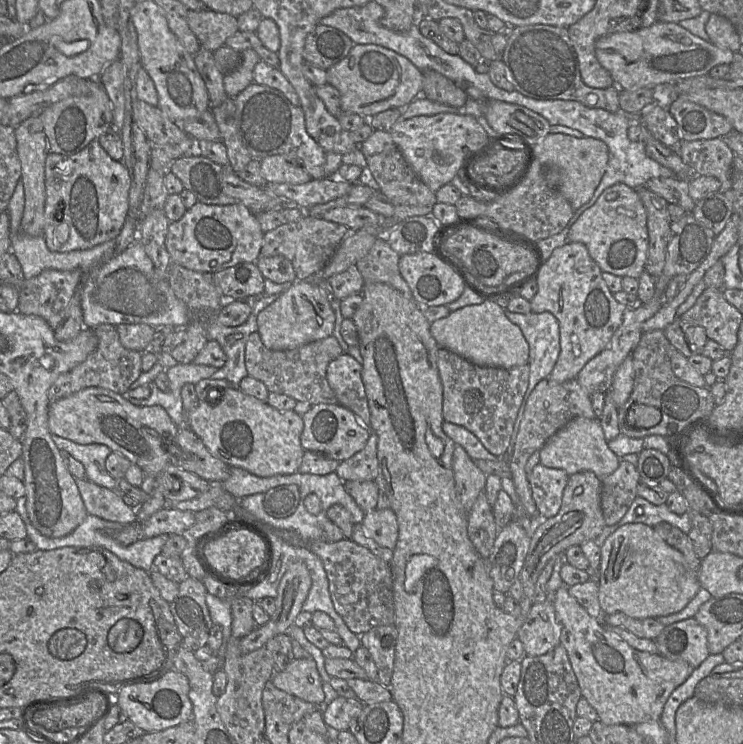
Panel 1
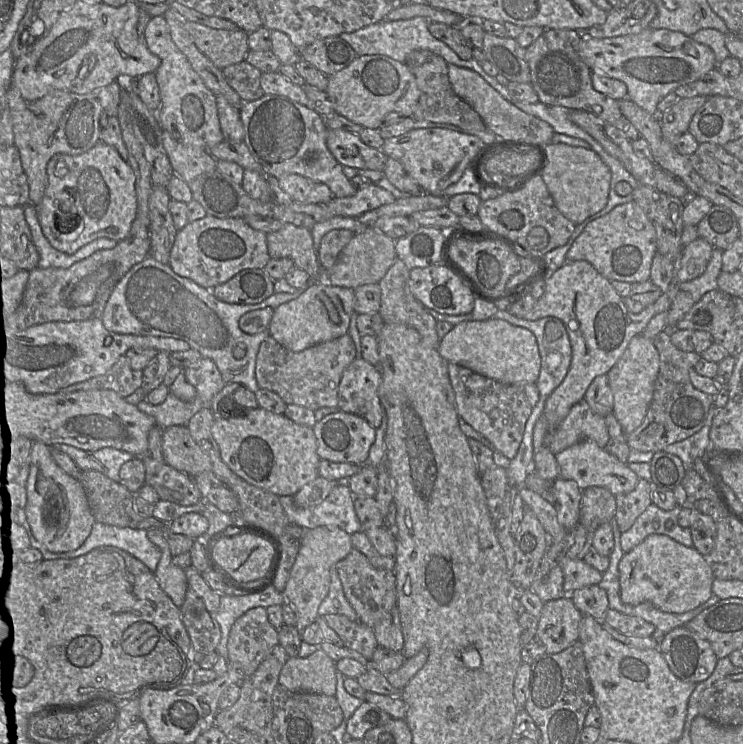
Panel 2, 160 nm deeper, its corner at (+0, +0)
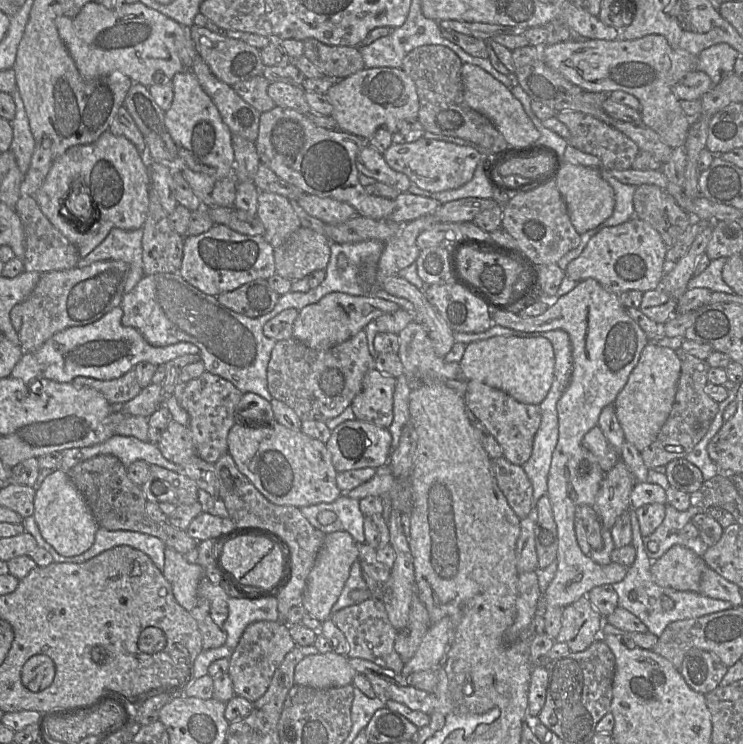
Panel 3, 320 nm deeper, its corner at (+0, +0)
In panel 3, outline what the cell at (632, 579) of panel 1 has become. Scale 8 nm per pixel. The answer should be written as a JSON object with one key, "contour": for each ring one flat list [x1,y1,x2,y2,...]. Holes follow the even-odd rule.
{"contour":[[673,545,660,558,651,562,650,571,654,581,661,587,698,592,706,567,703,557,690,548]]}

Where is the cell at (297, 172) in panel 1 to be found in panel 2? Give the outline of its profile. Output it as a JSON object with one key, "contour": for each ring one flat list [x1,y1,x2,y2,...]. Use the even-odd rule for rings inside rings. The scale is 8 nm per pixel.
{"contour":[[285,174,278,178,280,188,294,201,305,204,327,204,334,194,323,183,298,174]]}

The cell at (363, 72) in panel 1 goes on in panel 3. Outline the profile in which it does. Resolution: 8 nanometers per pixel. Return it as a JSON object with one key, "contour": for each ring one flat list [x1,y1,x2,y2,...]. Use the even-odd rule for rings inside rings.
{"contour":[[376,67,364,68,346,78,336,80,326,95,333,106,331,116,341,131,369,140,379,128,388,129,392,134,399,130,399,122,406,119,417,119,419,98,416,86,402,68]]}

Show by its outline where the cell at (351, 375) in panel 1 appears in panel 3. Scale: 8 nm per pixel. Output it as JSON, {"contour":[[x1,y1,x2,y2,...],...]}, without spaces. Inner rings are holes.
{"contour":[[376,368,369,370,363,378,361,391,350,405,356,419,389,428,393,421,396,383,396,378]]}

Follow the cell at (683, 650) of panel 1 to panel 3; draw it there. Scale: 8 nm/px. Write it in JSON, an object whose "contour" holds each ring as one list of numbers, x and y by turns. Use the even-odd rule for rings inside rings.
{"contour":[[692,648,685,654,679,672,692,690,706,695,719,687,727,669,711,652]]}

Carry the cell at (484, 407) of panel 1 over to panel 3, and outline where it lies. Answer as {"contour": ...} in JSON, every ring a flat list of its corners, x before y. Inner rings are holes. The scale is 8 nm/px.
{"contour":[[466,380,465,405,495,437,503,457,510,463,522,466,530,458,534,437,541,422,539,405,518,402,507,393,477,380]]}

